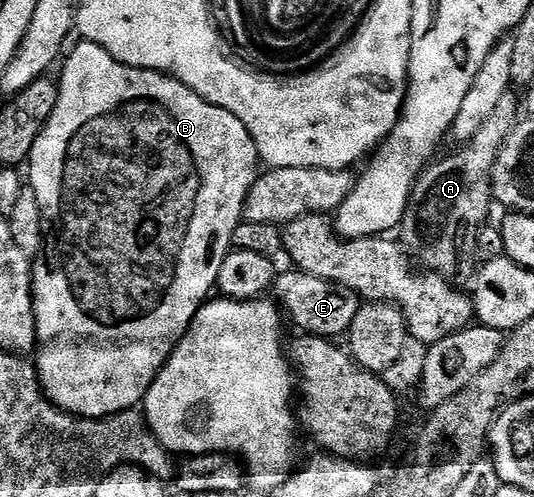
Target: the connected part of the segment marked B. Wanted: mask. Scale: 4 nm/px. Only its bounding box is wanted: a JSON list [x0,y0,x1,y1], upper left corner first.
[28,40,260,417]

